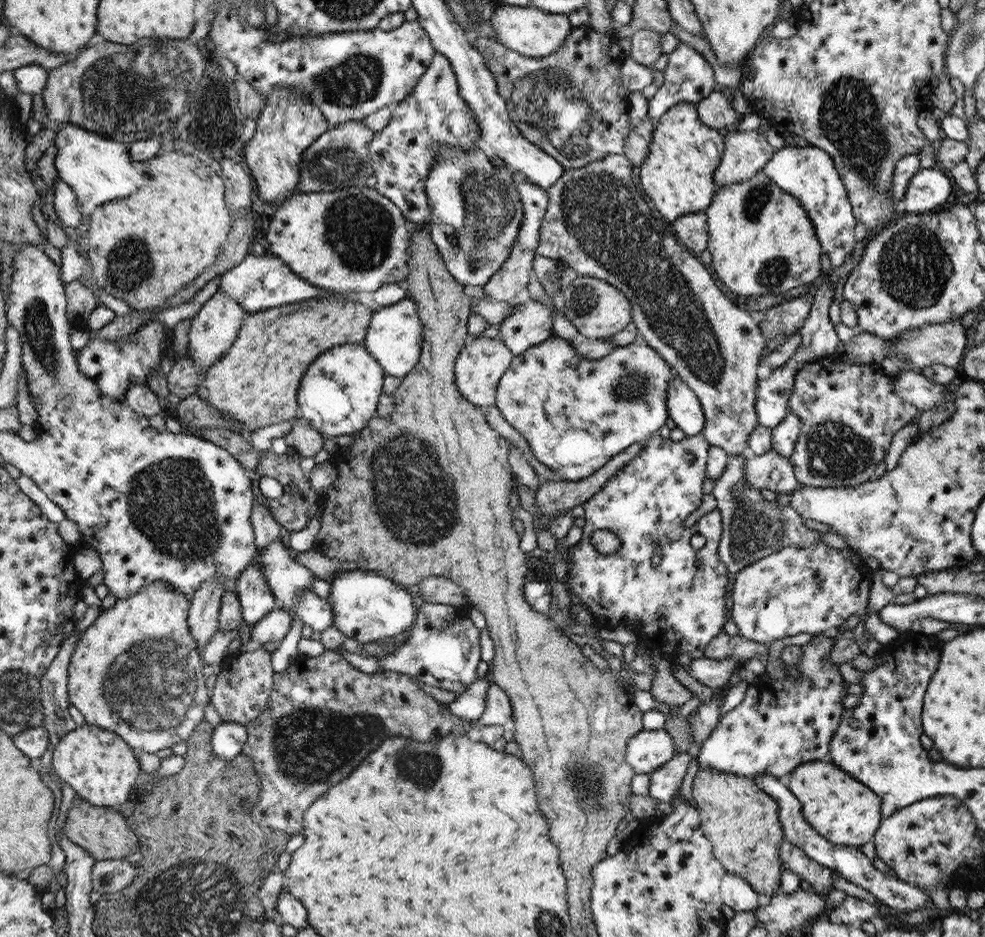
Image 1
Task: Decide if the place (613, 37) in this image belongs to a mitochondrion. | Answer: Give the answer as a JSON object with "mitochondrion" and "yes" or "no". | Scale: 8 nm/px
{"mitochondrion":"no"}

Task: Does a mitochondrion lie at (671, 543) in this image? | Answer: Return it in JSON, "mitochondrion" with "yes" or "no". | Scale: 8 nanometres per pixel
{"mitochondrion":"no"}

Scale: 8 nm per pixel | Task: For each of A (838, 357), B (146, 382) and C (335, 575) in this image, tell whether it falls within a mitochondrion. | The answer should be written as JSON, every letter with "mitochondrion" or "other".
{"A":"other","B":"other","C":"other"}

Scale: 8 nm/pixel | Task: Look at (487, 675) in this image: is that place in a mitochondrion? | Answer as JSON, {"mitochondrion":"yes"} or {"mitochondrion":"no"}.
{"mitochondrion":"no"}

